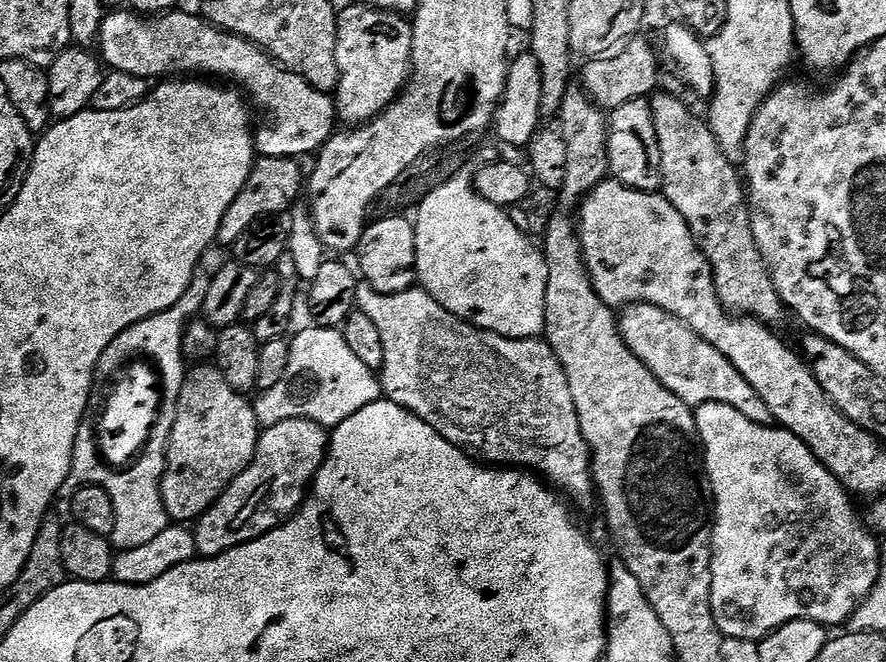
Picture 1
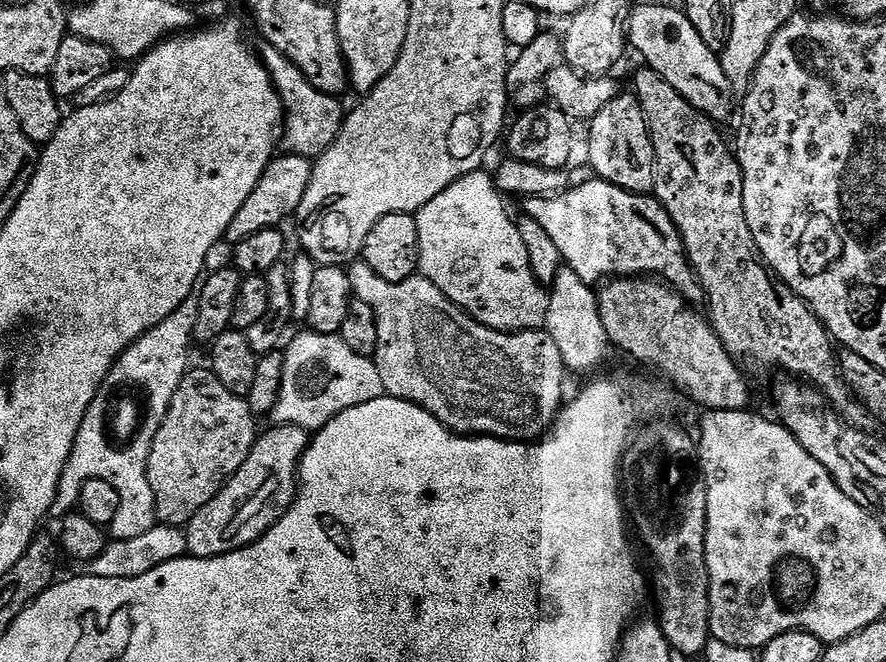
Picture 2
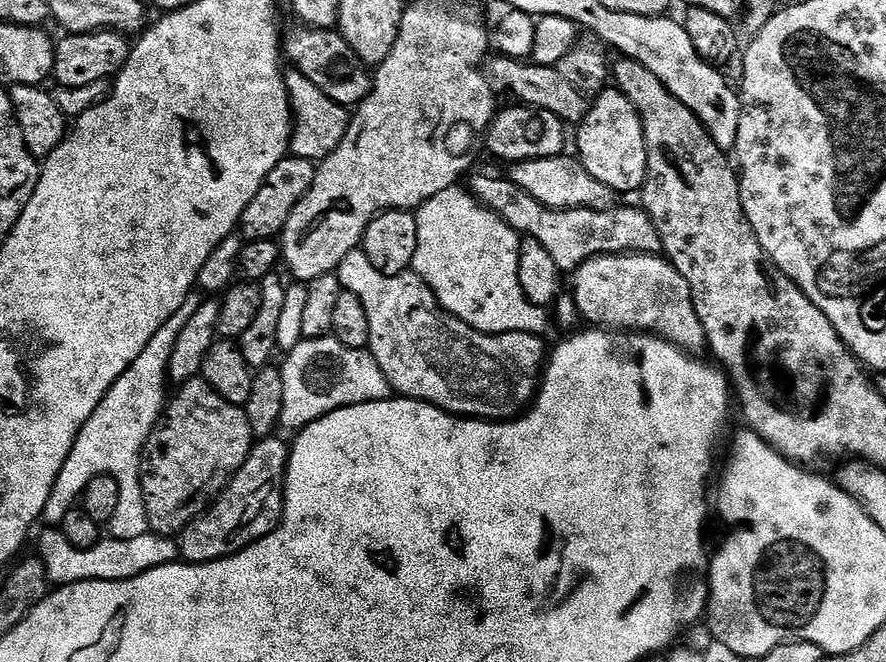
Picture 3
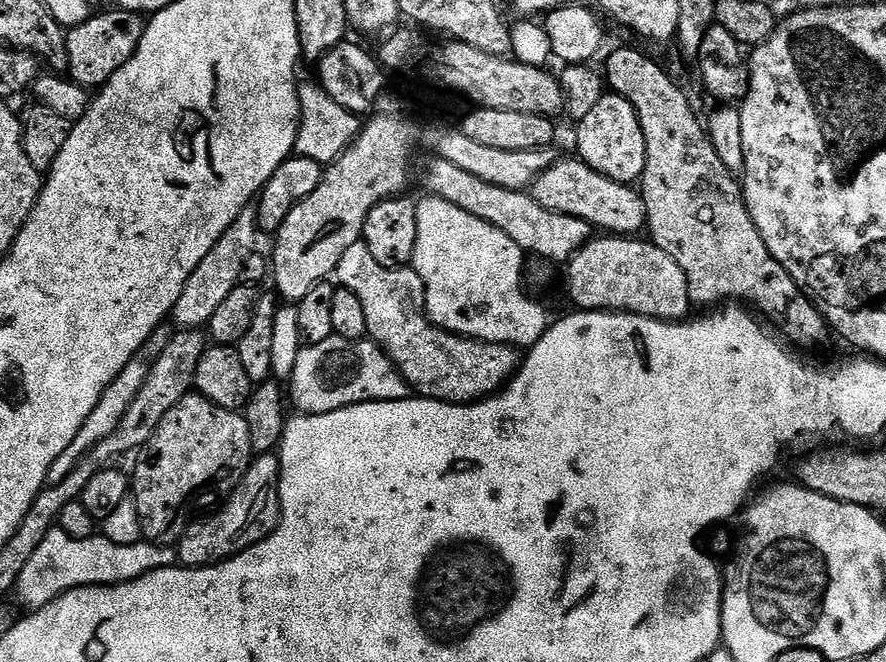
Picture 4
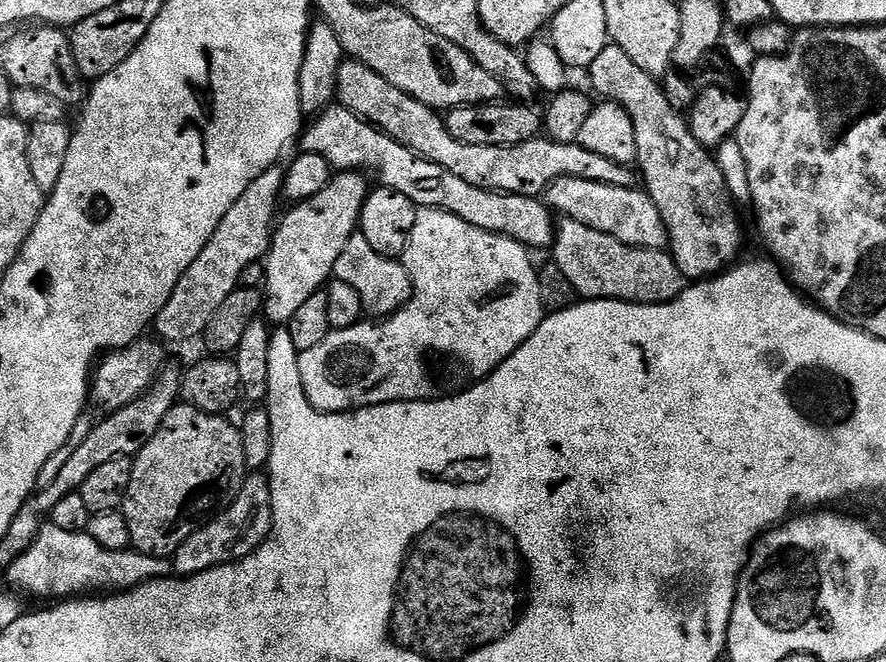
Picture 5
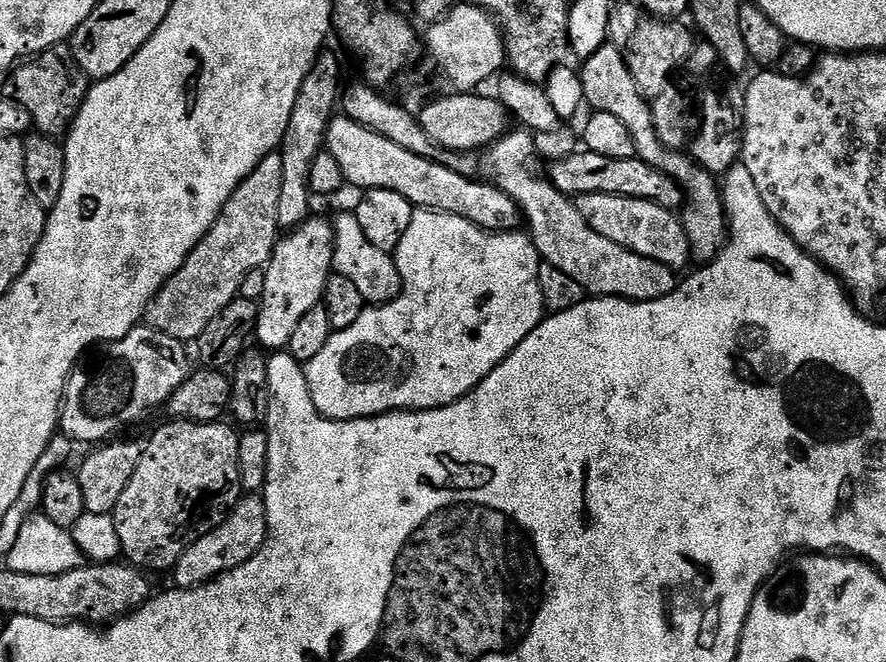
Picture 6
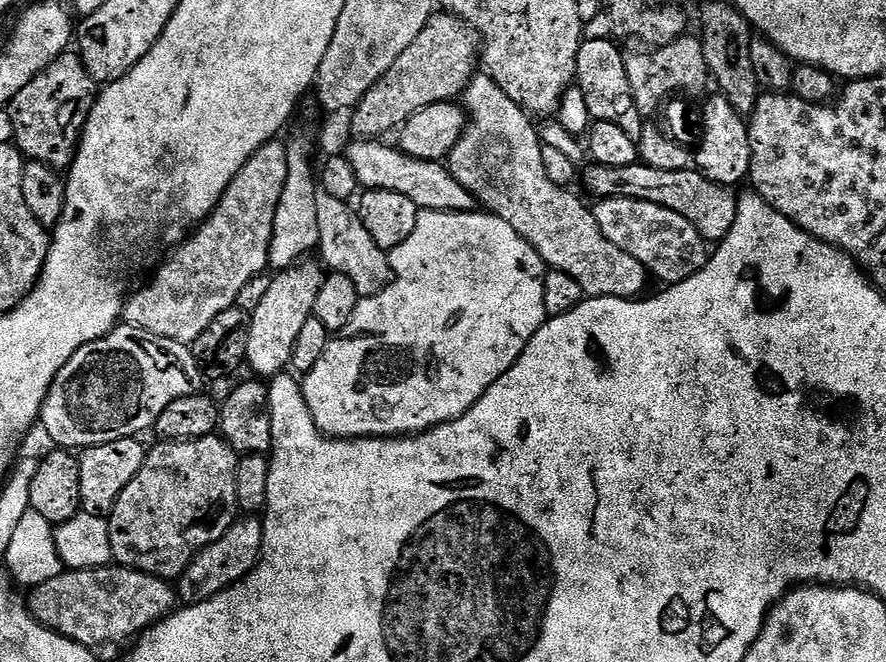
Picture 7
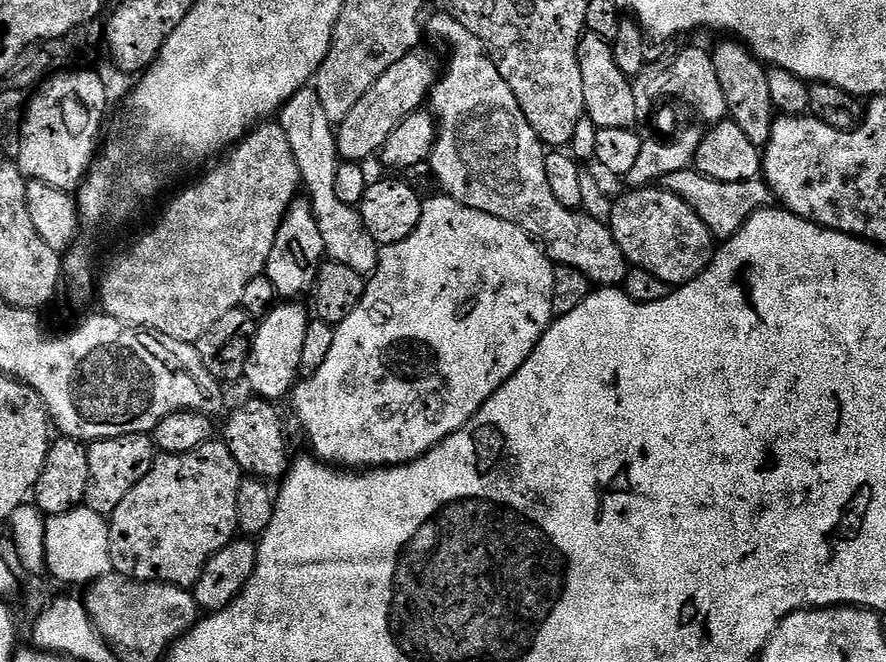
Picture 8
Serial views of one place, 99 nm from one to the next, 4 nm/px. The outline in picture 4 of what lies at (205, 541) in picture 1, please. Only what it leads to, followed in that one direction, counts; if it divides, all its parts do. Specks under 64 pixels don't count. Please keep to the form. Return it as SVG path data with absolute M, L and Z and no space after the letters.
M260 454L253 459L240 479L239 484L231 489L227 497L228 505L217 516L208 516L205 520L193 519L188 529L180 535L178 541L178 560L181 565L189 568L206 568L209 564L220 564L250 546L262 542L280 523L280 458L276 454Z

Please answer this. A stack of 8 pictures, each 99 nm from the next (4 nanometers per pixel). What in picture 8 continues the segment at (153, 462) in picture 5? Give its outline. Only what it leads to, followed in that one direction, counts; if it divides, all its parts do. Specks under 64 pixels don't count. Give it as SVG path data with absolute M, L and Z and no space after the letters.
M216 438L190 454L157 455L152 469L110 517L115 571L141 582L195 589L210 557L237 539L241 479L234 454Z

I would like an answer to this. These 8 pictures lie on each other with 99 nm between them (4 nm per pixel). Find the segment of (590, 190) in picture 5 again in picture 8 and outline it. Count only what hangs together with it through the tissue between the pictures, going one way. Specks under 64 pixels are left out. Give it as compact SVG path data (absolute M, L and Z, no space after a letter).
M660 186L642 187L626 191L624 197L613 203L610 227L616 245L629 265L657 276L668 286L688 284L712 265L718 244L712 231L685 200Z

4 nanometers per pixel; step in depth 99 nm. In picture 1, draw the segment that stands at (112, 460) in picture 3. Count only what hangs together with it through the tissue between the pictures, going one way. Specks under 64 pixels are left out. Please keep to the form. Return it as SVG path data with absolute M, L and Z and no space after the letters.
M197 270L186 290L186 294L182 294L182 298L178 298L178 302L174 306L170 306L170 310L166 310L162 314L154 314L150 318L130 326L130 330L122 330L122 334L118 334L118 338L114 338L114 342L110 342L110 346L106 346L102 358L98 358L96 375L100 378L104 374L112 373L113 369L118 366L122 350L134 354L150 354L159 358L161 368L164 368L163 381L167 393L164 414L160 417L160 425L157 425L155 436L152 437L151 447L153 451L147 452L142 461L138 462L135 471L128 473L127 476L117 475L114 470L106 470L105 467L101 467L95 448L92 445L96 435L91 428L81 425L78 437L75 439L70 474L67 475L66 482L60 488L60 496L66 500L71 499L78 489L87 485L105 488L114 502L116 521L110 539L117 549L123 550L134 546L142 546L145 542L151 542L154 538L158 538L158 534L162 534L162 530L166 530L170 526L168 511L162 502L162 477L166 470L166 451L160 449L167 445L170 438L170 430L174 426L174 418L176 417L178 398L186 375L186 361L181 352L186 327L184 316L196 318L203 313L206 290L210 290L211 281L211 275L207 271L204 273L204 270Z

